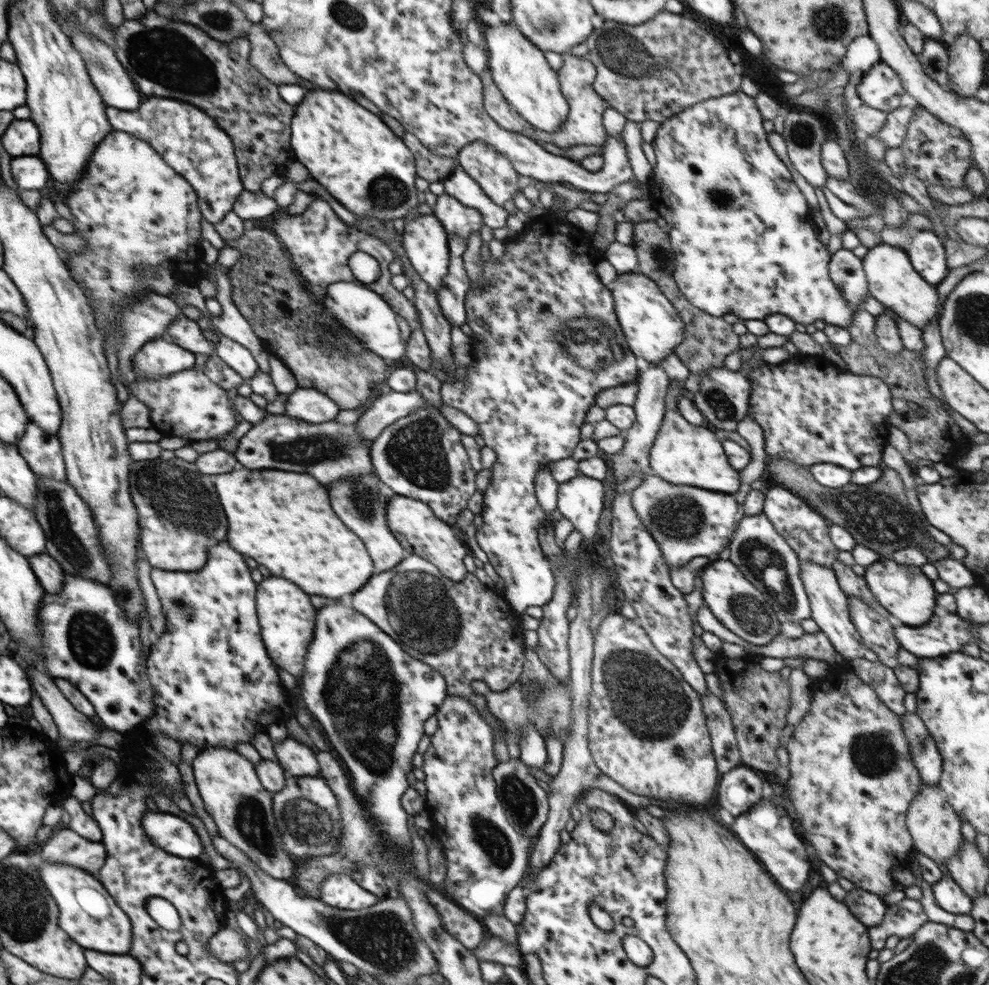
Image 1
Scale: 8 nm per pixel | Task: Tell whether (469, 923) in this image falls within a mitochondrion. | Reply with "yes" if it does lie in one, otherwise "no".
no

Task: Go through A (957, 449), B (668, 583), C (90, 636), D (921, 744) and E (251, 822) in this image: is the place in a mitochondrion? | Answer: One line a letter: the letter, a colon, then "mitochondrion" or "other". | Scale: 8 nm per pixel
A: other
B: other
C: mitochondrion
D: mitochondrion
E: mitochondrion

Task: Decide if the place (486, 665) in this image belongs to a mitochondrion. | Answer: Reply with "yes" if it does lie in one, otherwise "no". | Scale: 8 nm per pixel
no

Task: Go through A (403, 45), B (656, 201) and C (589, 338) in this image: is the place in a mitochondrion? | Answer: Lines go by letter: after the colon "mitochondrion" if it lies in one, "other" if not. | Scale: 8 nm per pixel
A: other
B: other
C: mitochondrion

